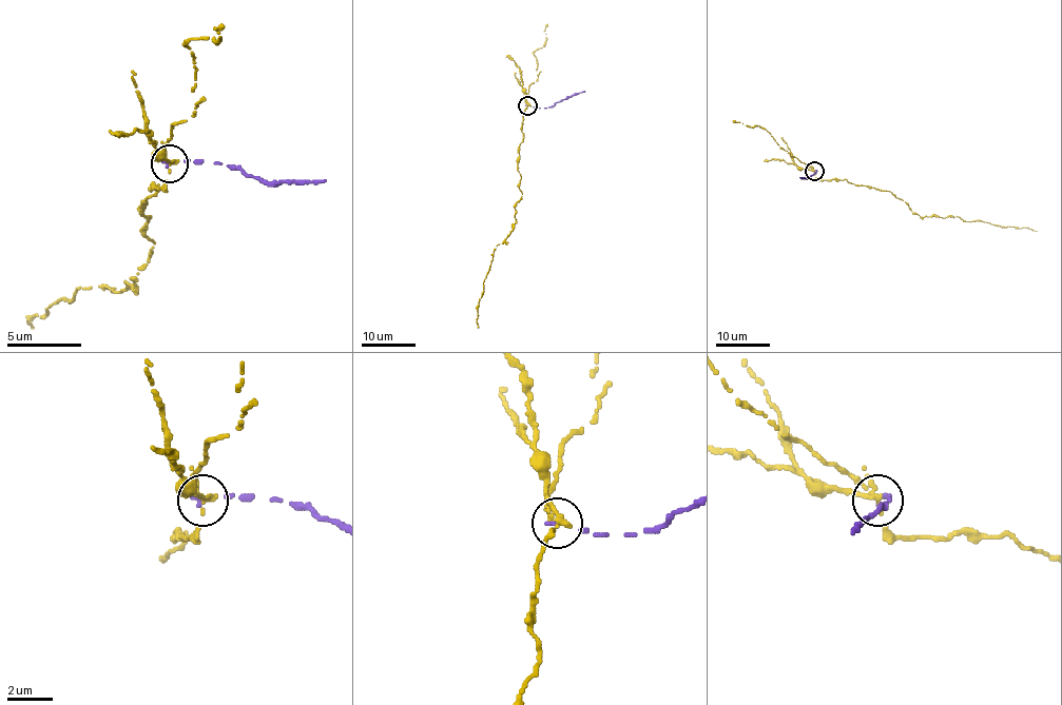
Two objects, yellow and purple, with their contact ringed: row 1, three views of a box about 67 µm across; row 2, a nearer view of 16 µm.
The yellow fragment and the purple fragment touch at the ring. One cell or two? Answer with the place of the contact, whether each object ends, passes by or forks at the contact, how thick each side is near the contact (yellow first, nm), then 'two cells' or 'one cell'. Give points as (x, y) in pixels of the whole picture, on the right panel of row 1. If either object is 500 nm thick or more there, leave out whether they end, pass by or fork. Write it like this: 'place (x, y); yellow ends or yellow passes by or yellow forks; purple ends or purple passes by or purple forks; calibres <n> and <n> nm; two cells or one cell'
place (814, 171); yellow forks; purple ends; calibres 200 and 140 nm; two cells

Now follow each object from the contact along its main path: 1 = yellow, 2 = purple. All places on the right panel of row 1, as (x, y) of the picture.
1: (814, 172), (818, 179), (847, 179), (889, 191), (923, 217), (957, 216), (966, 221), (982, 220), (1037, 231)
2: (814, 172), (817, 172), (808, 178), (799, 177)

